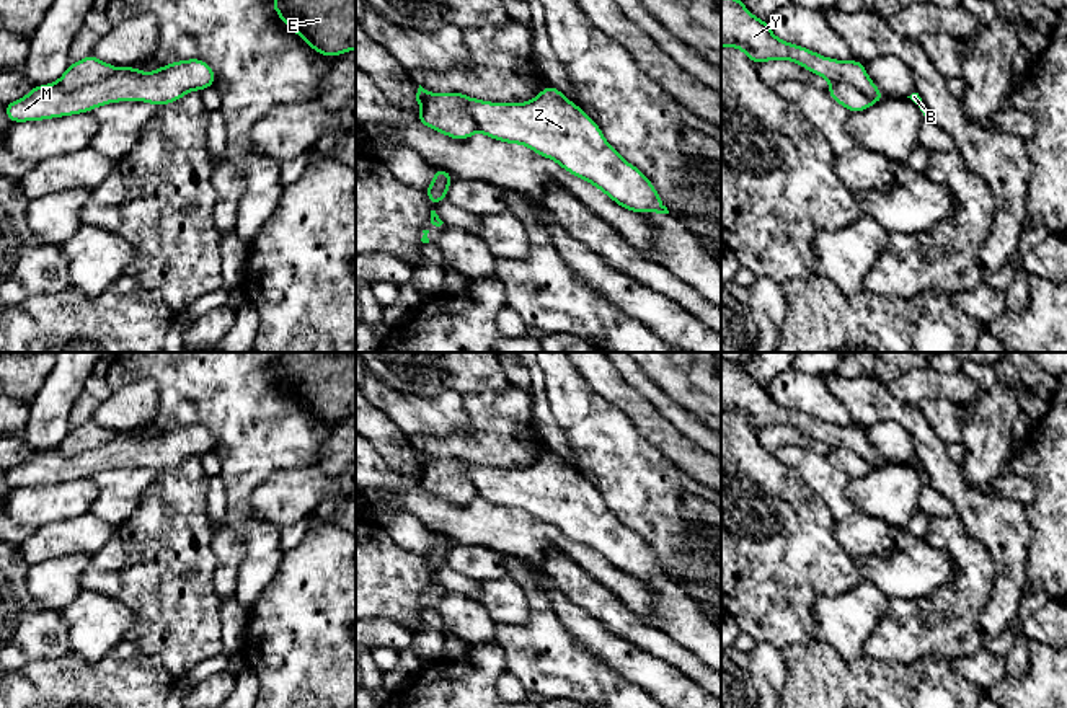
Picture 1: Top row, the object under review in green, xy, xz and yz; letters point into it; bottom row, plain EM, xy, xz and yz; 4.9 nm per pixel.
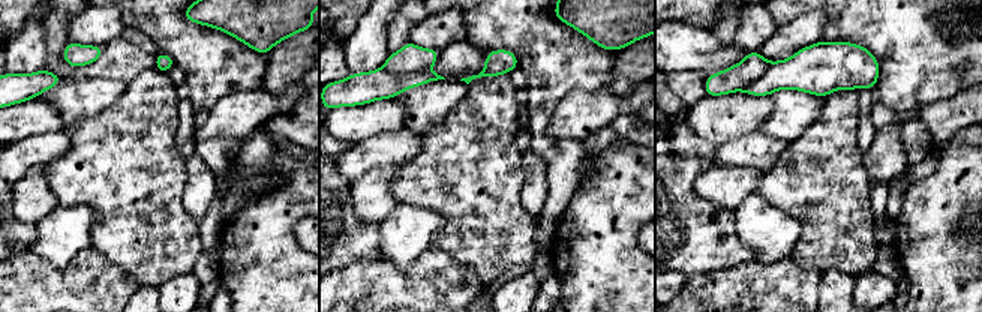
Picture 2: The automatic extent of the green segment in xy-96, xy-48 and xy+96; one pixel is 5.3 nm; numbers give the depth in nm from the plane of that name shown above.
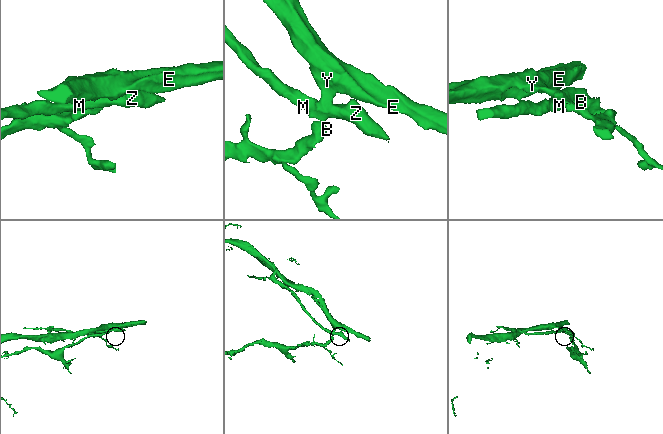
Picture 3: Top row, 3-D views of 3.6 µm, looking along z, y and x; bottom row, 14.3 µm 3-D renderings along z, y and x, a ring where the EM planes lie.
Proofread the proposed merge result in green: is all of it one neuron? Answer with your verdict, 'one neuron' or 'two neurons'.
two neurons

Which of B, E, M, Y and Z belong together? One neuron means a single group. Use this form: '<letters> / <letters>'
B E Y / M Z

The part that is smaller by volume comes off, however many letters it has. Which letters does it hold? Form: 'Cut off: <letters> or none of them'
Cut off: M, Z

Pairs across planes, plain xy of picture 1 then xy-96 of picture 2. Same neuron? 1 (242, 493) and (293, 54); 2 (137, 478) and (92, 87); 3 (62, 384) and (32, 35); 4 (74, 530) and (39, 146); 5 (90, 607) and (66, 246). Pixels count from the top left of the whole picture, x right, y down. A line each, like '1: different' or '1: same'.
1: different
2: same
3: same
4: same
5: same

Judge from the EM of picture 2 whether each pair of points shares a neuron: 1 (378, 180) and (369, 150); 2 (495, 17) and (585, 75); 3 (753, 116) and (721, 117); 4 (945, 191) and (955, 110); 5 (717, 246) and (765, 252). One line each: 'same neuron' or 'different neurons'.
1: different neurons
2: same neuron
3: same neuron
4: different neurons
5: different neurons

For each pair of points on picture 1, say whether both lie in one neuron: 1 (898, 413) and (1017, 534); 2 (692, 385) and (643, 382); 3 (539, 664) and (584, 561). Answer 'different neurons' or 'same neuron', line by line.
1: same neuron
2: different neurons
3: different neurons

